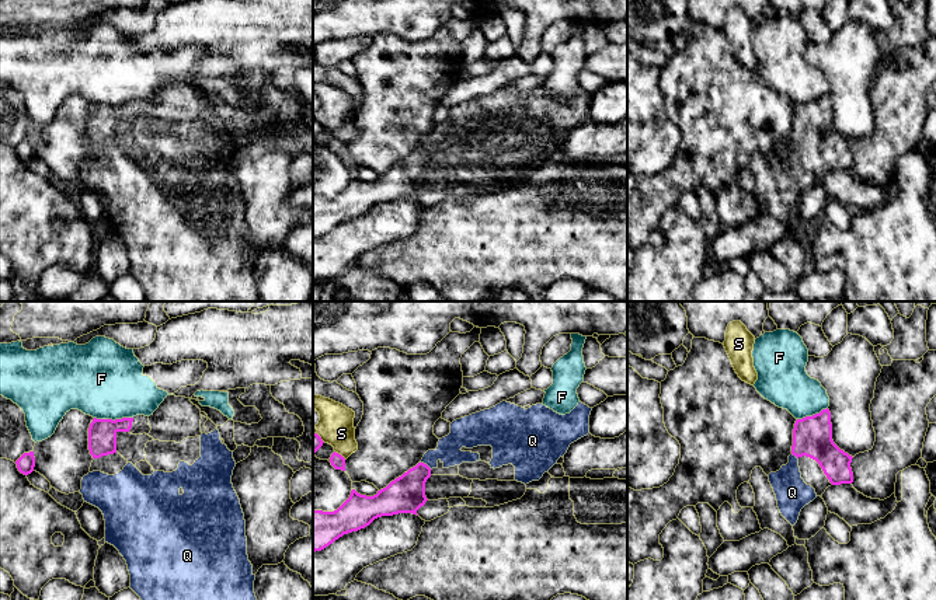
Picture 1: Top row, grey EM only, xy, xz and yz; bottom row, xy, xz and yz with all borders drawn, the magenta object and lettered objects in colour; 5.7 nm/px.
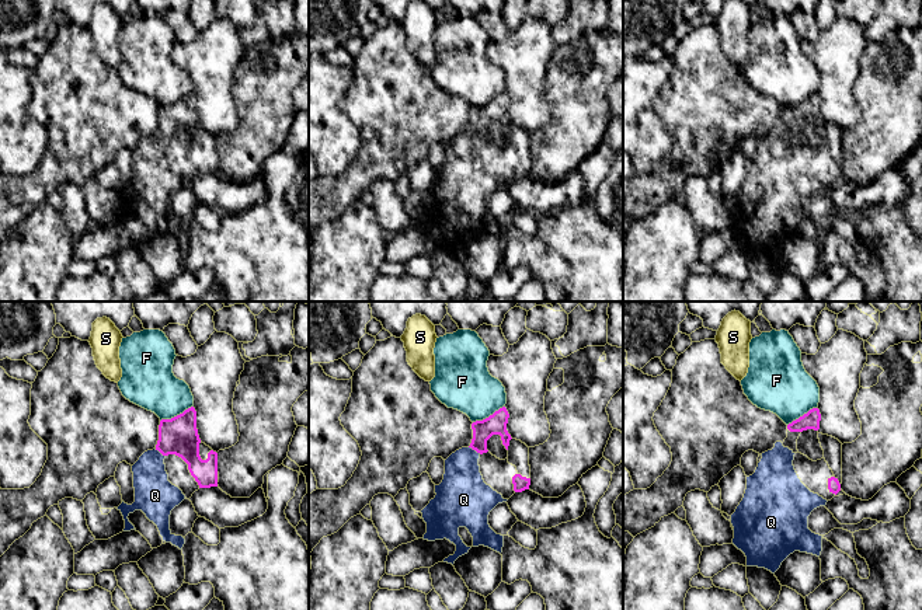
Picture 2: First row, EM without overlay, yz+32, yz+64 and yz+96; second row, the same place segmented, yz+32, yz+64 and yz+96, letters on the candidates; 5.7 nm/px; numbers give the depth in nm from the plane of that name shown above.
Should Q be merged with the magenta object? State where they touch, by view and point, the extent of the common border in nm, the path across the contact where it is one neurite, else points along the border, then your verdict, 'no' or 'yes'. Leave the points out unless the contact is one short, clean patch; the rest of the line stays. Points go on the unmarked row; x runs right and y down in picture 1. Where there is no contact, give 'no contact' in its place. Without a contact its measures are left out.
contact xz (425, 150); length 80 nm; way xz (406, 180), (425, 150), (435, 140), (448, 136); yes

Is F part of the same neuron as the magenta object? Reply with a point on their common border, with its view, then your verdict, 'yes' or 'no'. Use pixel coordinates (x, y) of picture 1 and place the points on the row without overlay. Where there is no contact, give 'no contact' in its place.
contact xy (115, 105); no

